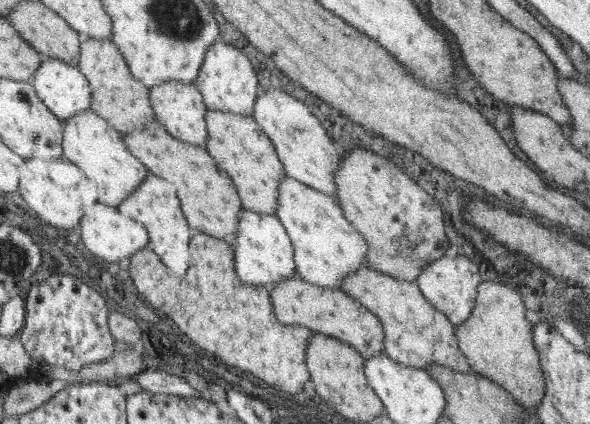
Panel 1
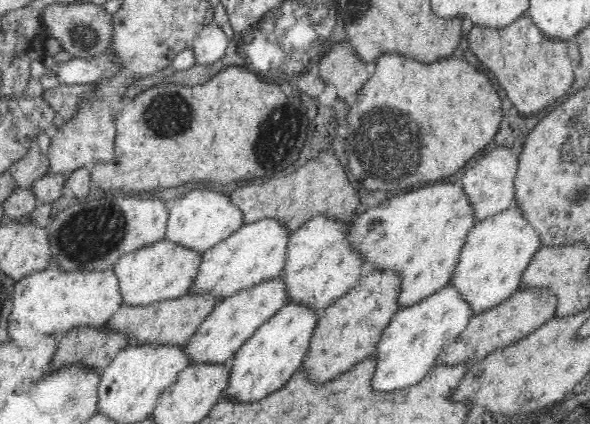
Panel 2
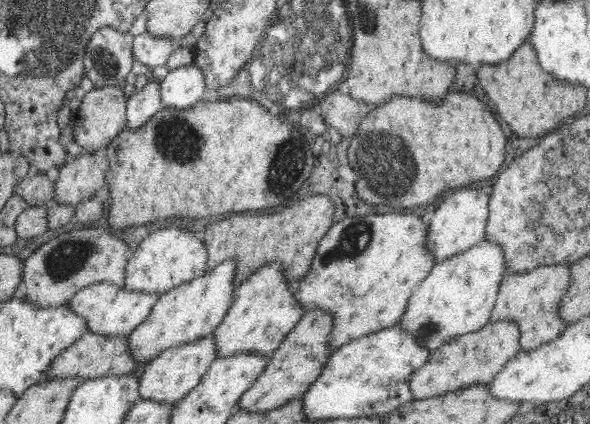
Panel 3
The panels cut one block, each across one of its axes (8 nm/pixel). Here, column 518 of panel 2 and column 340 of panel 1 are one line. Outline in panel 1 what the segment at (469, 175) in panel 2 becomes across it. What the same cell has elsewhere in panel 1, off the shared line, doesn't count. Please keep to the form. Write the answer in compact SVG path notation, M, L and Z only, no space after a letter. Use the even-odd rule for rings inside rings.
M276 88L269 89L258 96L253 117L277 147L285 172L290 177L329 196L336 196L335 177L343 156L339 155L327 129L313 116L311 109L297 98L289 96L283 88Z

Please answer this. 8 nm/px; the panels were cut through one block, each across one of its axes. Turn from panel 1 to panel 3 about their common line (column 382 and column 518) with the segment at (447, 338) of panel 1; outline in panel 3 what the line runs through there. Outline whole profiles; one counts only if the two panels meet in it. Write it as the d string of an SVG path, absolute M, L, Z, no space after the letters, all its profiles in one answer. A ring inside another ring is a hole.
M570 264L542 265L531 271L505 273L489 322L514 319L520 323L522 350L535 350L561 336L570 324L560 312L562 295L570 286Z

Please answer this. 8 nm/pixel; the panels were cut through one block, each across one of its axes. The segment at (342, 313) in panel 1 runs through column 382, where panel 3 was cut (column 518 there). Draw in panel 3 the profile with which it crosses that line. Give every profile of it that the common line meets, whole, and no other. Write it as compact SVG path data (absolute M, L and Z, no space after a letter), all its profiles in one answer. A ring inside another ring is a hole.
M514 319L494 320L480 330L456 336L441 348L436 348L426 365L409 378L410 389L414 391L414 398L425 399L474 384L491 383L521 350L520 323Z

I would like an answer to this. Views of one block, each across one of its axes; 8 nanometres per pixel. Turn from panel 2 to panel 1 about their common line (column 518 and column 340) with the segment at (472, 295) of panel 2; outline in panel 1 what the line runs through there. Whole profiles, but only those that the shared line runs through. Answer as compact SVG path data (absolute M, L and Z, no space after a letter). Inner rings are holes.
M287 175L279 185L279 206L276 214L285 225L295 249L296 272L306 281L318 284L323 288L341 289L347 276L357 272L363 265L370 266L367 260L368 242L365 237L347 220L337 198L311 188L300 180Z

